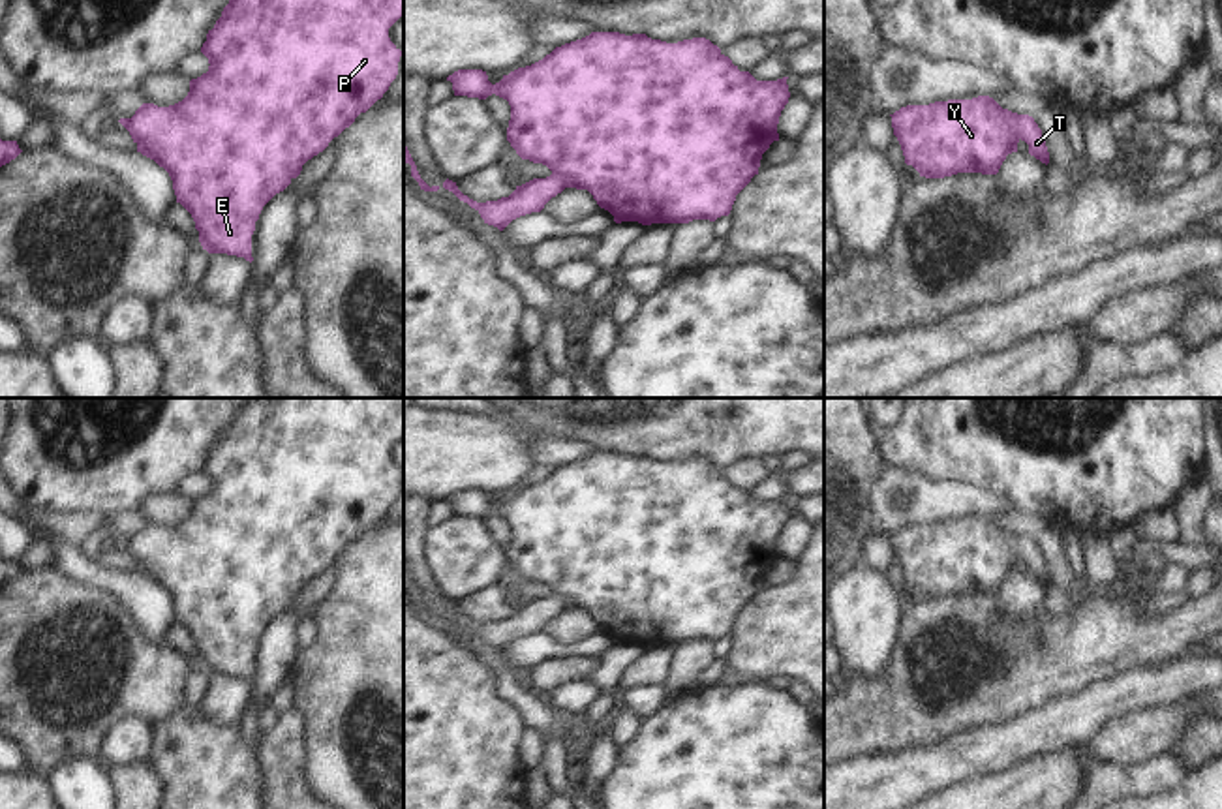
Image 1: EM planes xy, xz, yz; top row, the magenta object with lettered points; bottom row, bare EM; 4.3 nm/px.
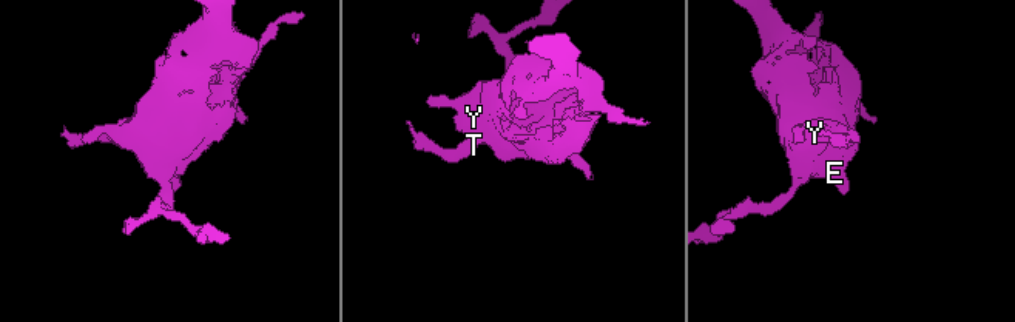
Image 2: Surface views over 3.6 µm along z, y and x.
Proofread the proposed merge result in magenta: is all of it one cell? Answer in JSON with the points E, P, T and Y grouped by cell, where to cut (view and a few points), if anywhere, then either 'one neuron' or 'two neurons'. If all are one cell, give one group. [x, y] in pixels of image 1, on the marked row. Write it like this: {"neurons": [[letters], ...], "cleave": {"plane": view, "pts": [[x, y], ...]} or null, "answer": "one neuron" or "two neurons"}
{"neurons": [["E", "P", "T", "Y"]], "cleave": null, "answer": "one neuron"}

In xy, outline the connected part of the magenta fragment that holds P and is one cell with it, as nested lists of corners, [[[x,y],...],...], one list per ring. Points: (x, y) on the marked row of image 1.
[[[229,0],[214,28],[208,30],[201,53],[208,58],[208,71],[190,81],[188,96],[169,107],[143,103],[131,118],[118,122],[130,131],[137,152],[154,160],[163,167],[180,203],[193,218],[199,231],[199,242],[208,253],[227,253],[253,261],[252,235],[263,206],[280,191],[283,191],[293,178],[302,171],[302,165],[323,152],[328,143],[349,128],[360,113],[366,113],[398,75],[398,62],[402,51],[390,41],[389,28],[404,15],[404,0]]]

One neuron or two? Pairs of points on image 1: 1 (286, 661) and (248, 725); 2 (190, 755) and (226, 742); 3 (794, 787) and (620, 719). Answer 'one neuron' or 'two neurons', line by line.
1: one neuron
2: one neuron
3: two neurons

